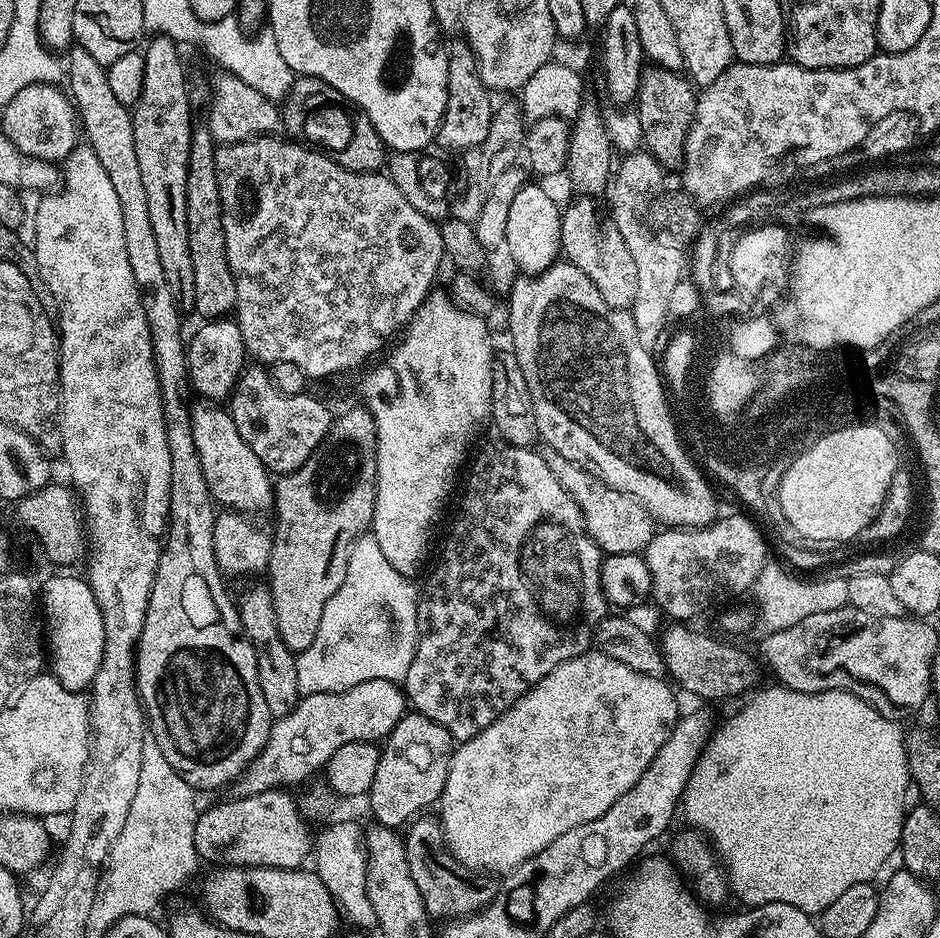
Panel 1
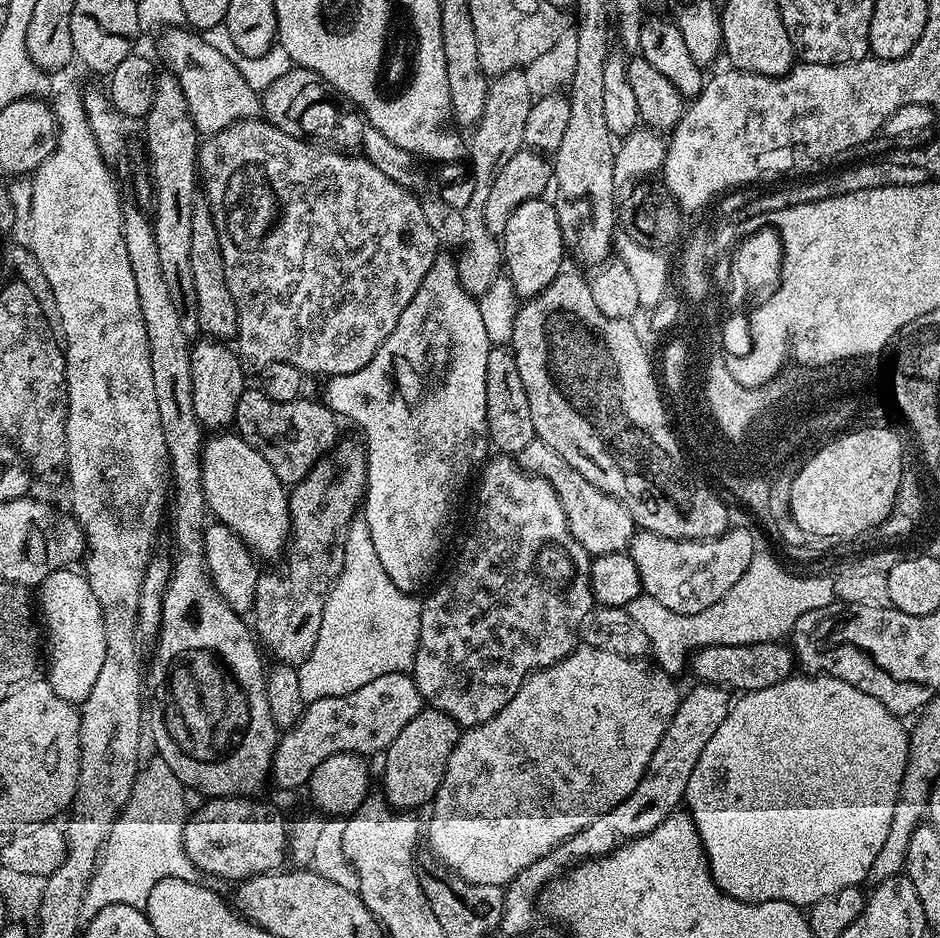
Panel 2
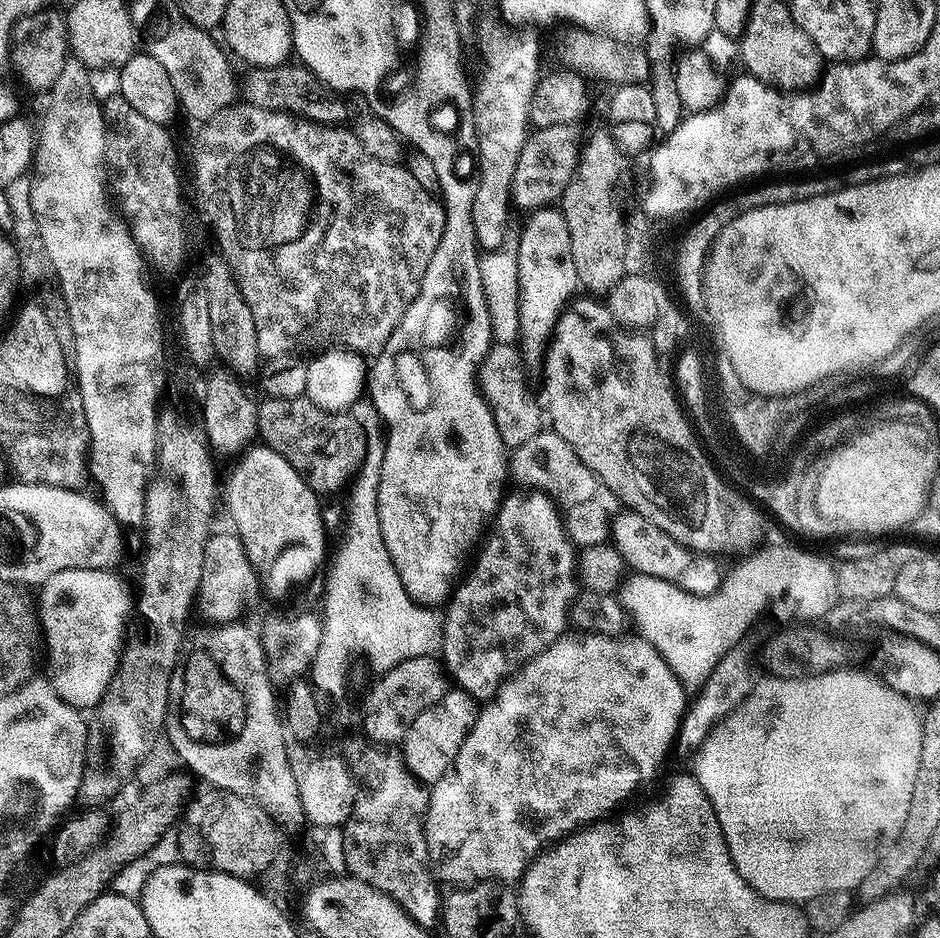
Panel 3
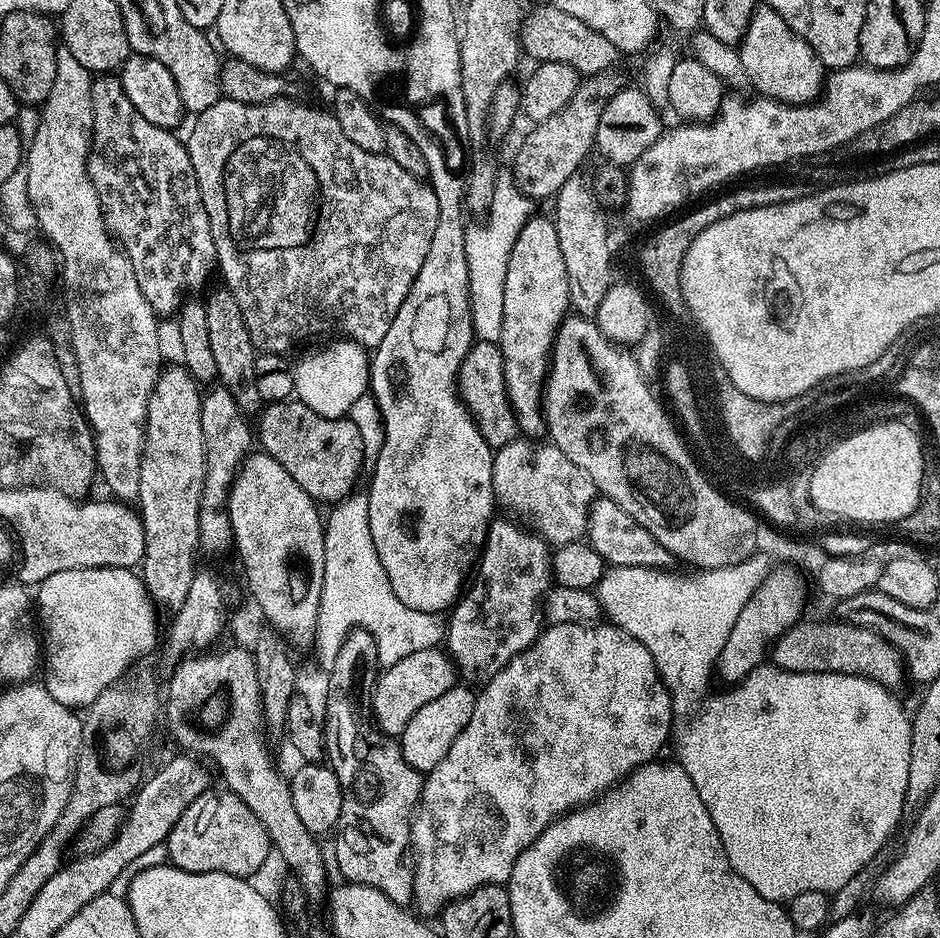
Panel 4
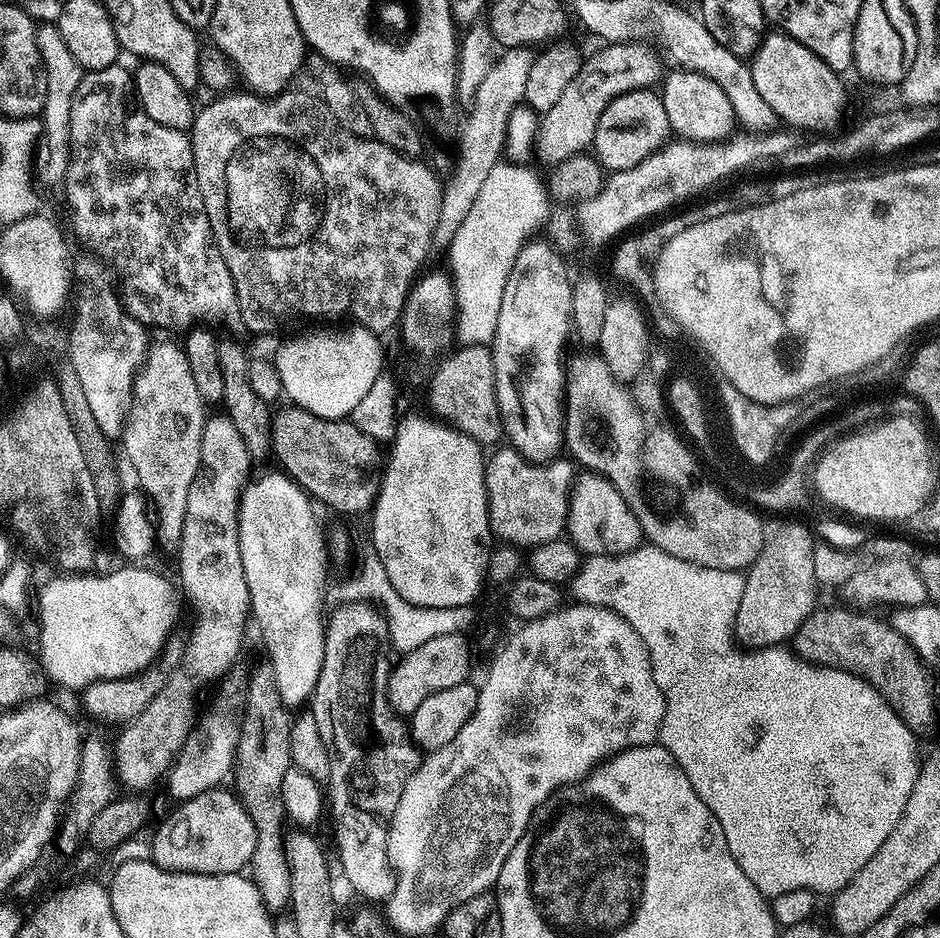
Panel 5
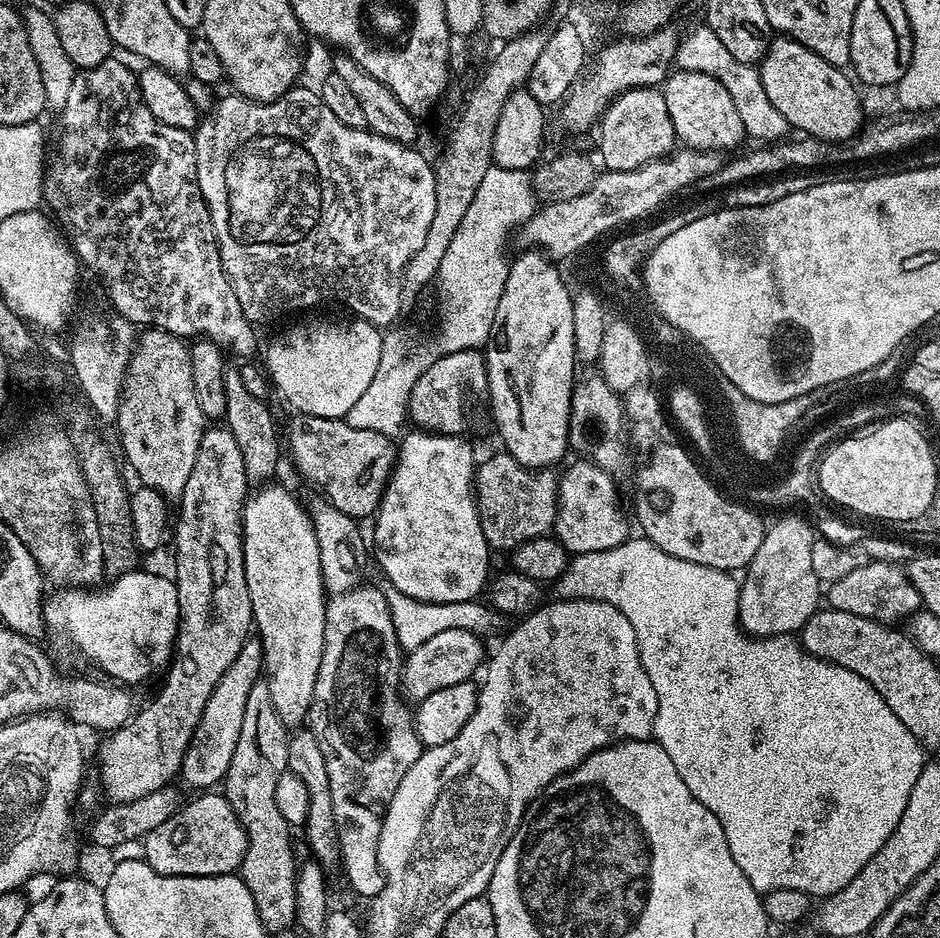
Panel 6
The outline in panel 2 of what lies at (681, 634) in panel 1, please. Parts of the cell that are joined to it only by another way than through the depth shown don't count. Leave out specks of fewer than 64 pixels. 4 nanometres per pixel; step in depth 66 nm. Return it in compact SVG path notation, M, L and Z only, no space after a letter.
M777 641L738 646L711 644L708 648L699 649L691 657L690 672L691 668L699 683L721 685L728 690L737 688L737 693L740 694L757 692L766 690L766 686L781 684L793 675L794 653L787 643Z

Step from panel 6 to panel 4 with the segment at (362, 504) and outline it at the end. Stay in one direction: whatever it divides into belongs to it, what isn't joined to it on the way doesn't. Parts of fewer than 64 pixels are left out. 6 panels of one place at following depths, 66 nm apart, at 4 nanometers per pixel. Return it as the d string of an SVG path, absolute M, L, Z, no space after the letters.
M298 398L269 403L258 419L259 447L273 456L313 500L337 502L354 492L356 479L364 467L358 427L354 422L348 418L327 420Z

